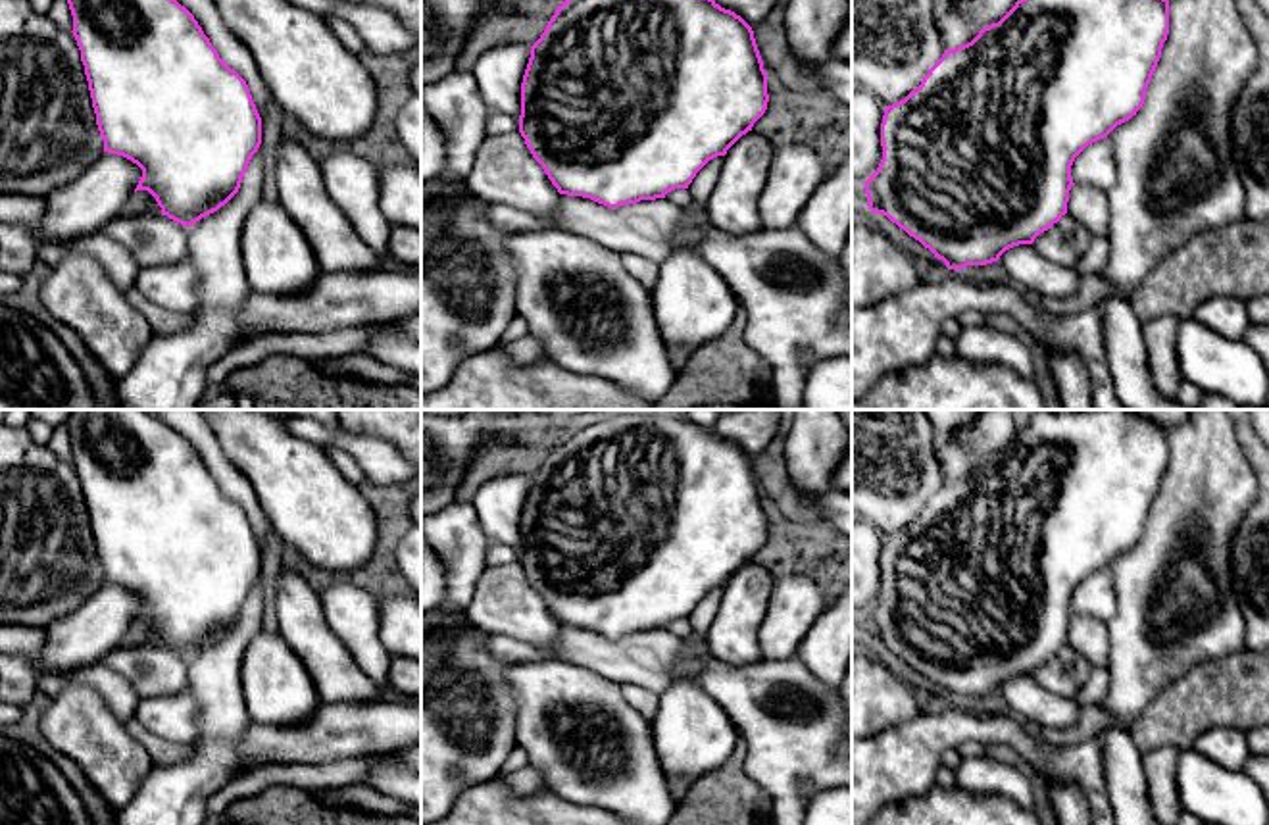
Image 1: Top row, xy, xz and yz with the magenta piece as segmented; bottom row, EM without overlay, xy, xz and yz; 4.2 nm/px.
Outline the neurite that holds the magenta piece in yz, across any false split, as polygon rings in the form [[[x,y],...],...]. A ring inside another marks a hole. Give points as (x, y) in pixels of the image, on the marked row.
[[[1017,0],[998,23],[983,27],[971,42],[944,50],[942,58],[929,69],[915,90],[884,108],[881,123],[883,160],[877,171],[863,183],[869,210],[886,215],[929,248],[934,258],[942,260],[948,269],[959,271],[967,265],[986,265],[998,262],[1013,246],[1033,244],[1040,233],[1048,231],[1067,213],[1069,190],[1075,185],[1071,179],[1075,158],[1088,144],[1106,138],[1142,108],[1167,35],[1169,0]]]

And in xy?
[[[177,0],[67,4],[104,152],[142,169],[135,192],[148,190],[162,215],[185,227],[225,206],[261,144],[261,117],[246,81],[219,58],[194,15]]]

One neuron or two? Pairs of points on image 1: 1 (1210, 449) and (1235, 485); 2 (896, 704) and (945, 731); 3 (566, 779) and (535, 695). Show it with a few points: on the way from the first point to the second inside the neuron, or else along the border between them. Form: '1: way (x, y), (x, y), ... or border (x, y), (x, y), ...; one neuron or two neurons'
1: way (1210, 458), (1225, 475); one neuron
2: border (920, 712), (873, 735); two neurons
3: way (560, 758), (547, 741), (539, 716); one neuron

